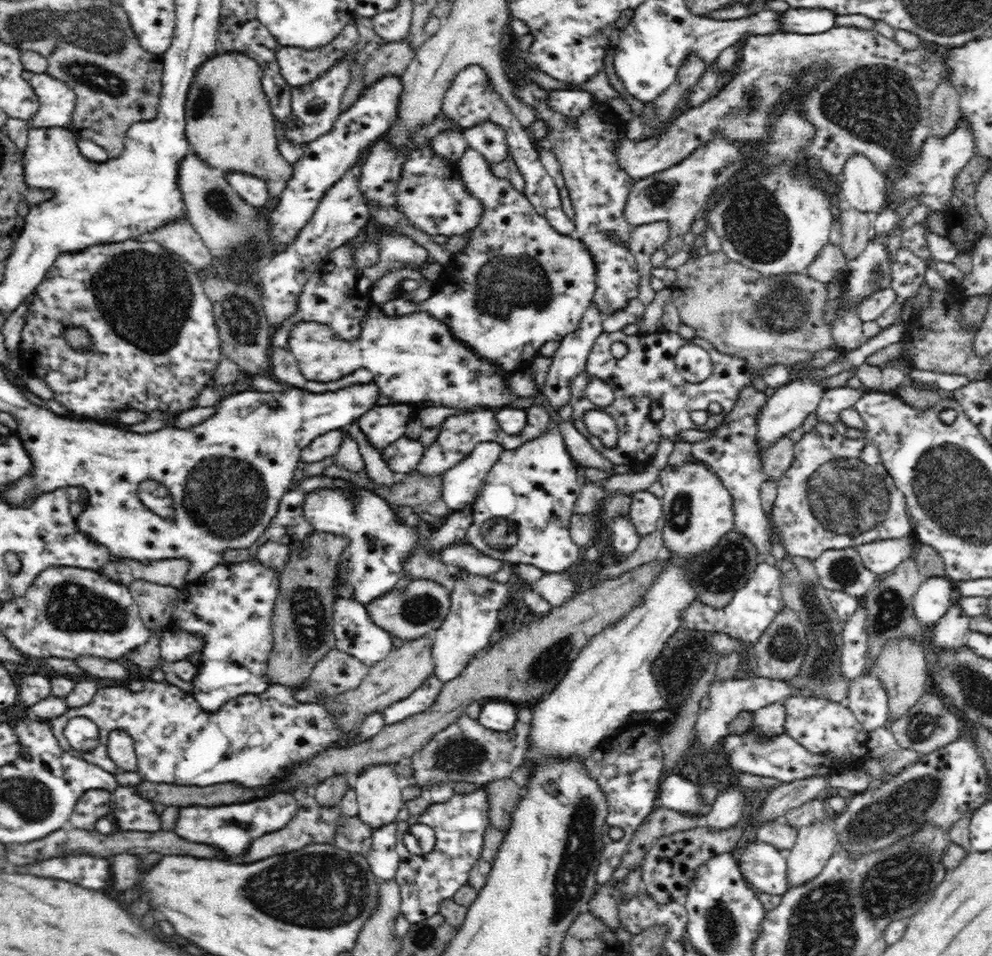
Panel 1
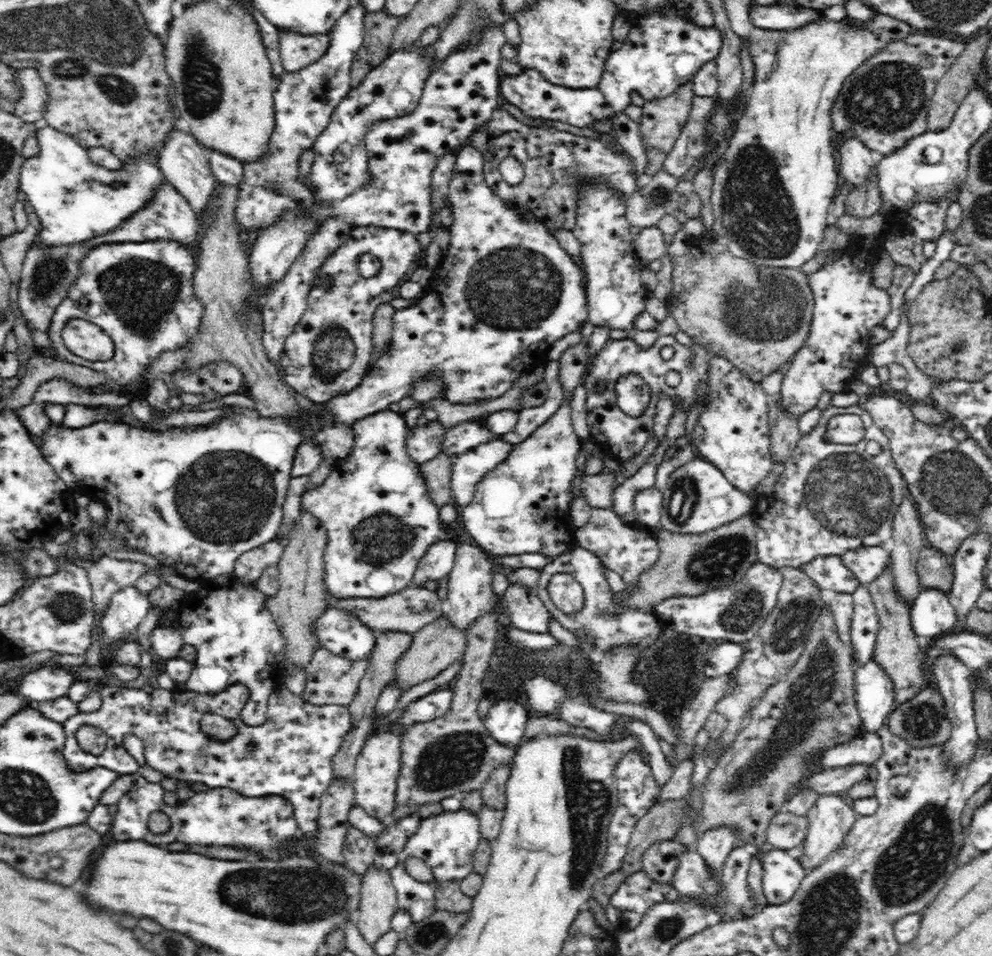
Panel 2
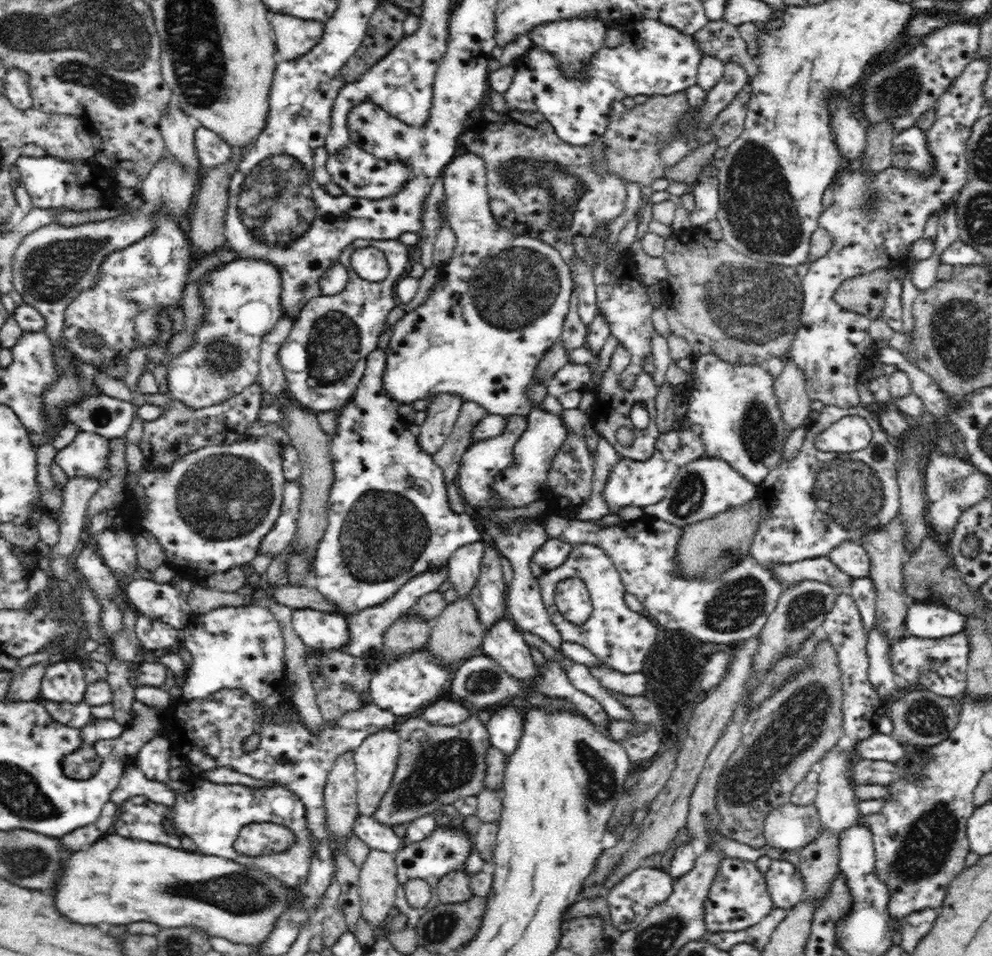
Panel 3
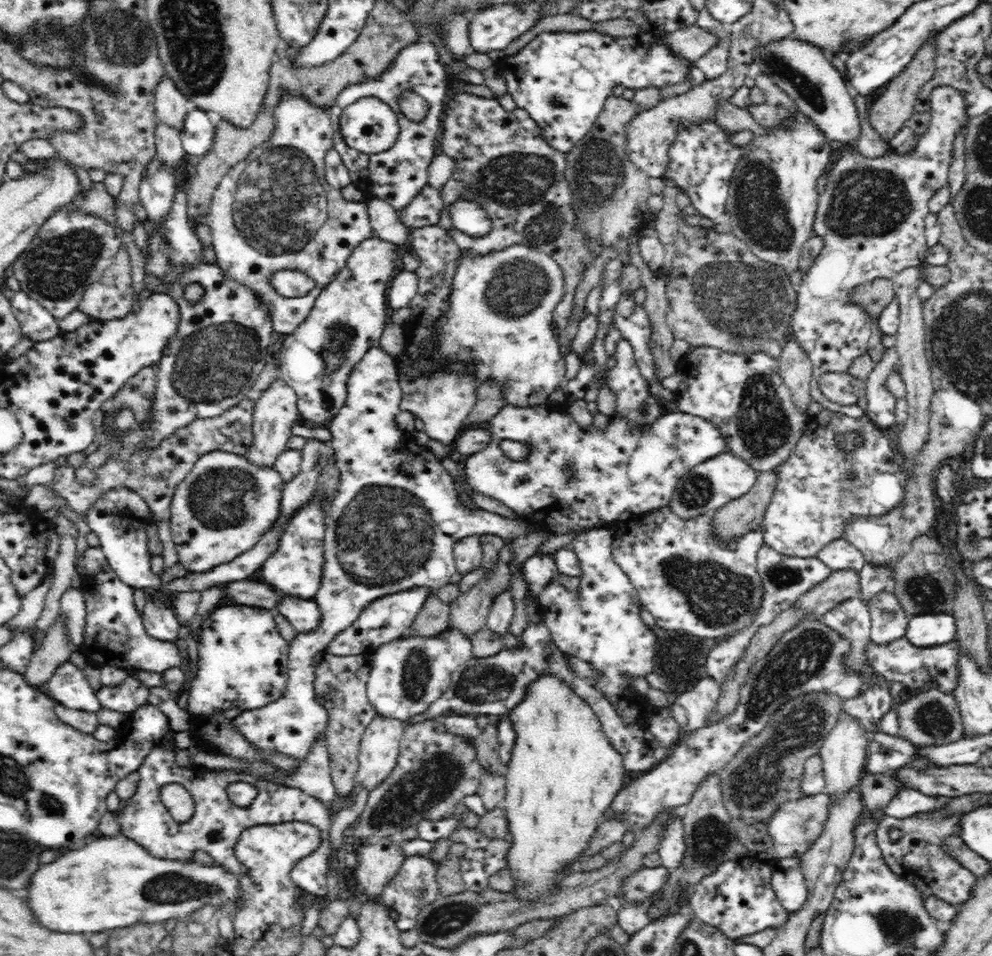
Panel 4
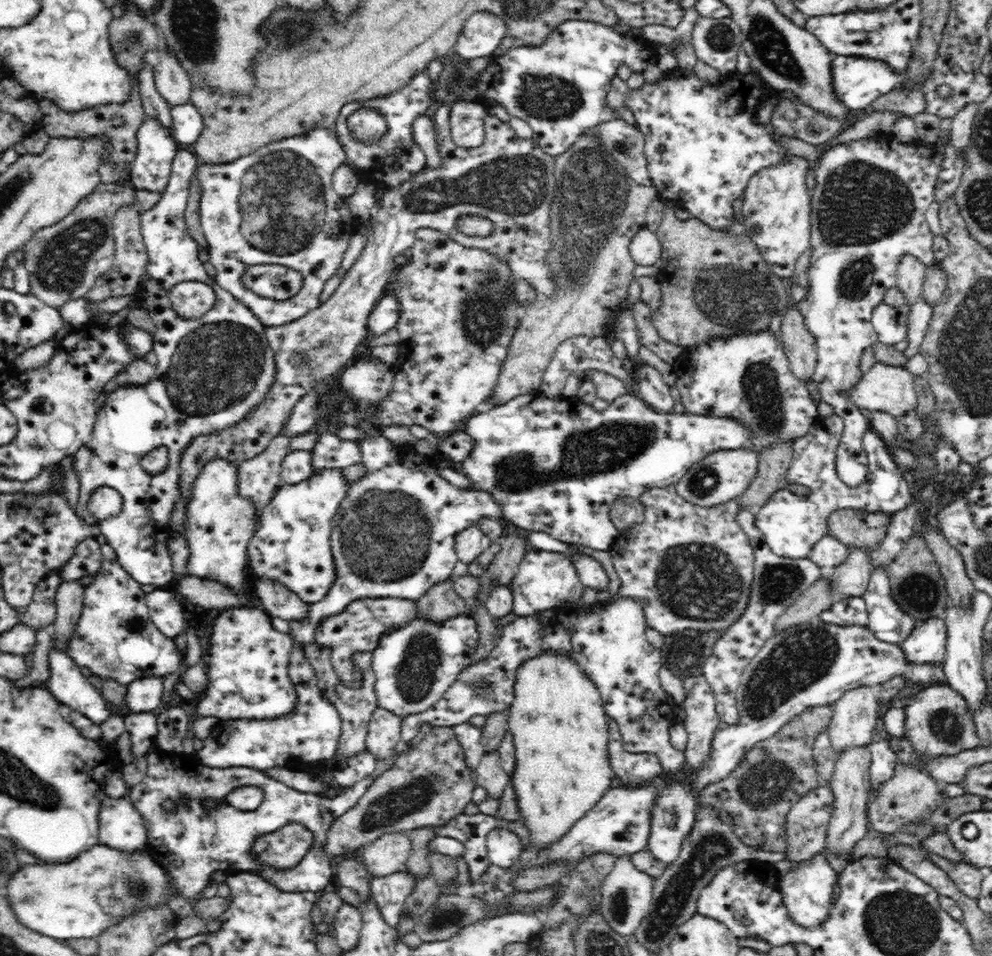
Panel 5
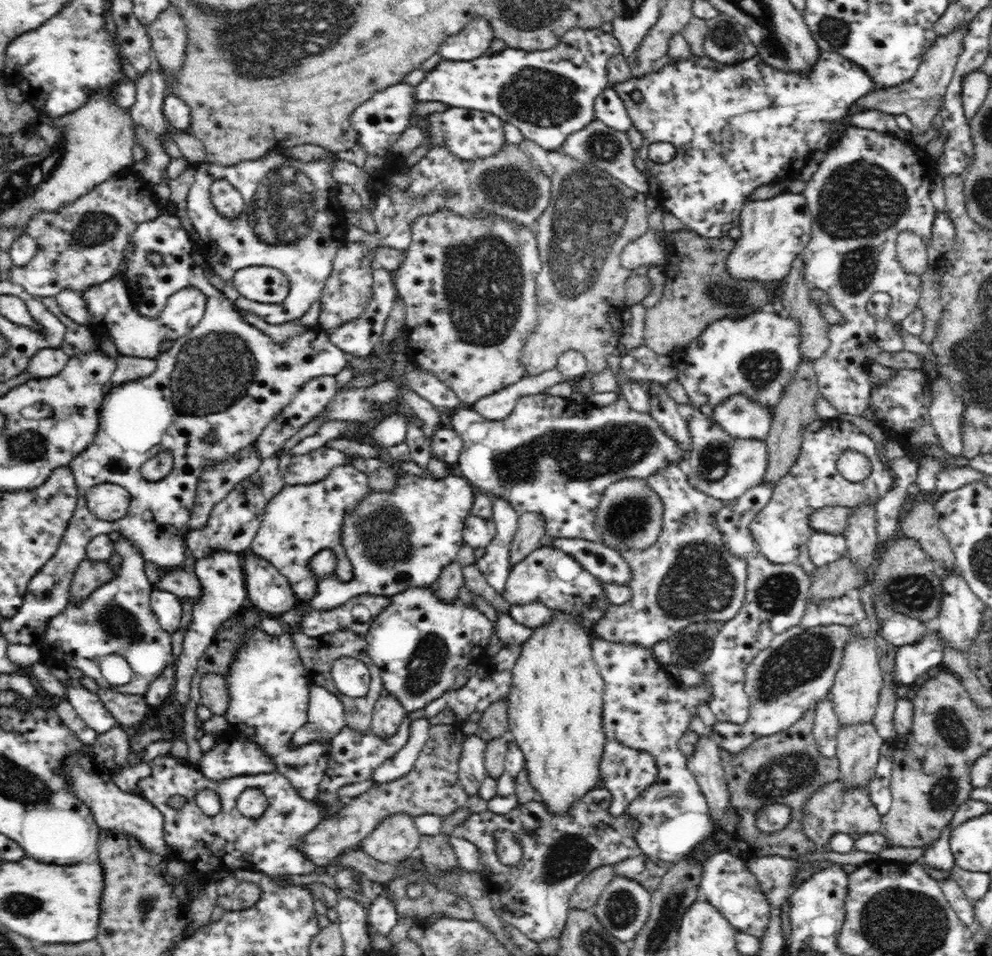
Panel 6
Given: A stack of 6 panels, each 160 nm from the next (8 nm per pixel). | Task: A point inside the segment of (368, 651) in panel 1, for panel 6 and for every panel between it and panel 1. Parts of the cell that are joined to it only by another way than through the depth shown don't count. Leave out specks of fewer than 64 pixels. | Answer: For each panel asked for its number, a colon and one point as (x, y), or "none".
2: (344, 634)
3: (328, 631)
4: (304, 615)
5: (278, 601)
6: (270, 591)

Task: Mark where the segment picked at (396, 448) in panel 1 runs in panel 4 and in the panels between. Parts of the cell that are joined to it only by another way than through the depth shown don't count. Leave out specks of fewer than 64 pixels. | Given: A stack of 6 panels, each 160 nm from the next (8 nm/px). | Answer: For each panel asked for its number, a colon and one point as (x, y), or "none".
2: (422, 444)
3: (444, 410)
4: (442, 400)

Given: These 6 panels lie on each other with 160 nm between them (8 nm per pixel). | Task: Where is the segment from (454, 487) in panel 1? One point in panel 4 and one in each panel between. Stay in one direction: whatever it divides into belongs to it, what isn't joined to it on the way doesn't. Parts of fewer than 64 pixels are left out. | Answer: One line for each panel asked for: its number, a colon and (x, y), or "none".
2: (467, 469)
3: (483, 460)
4: (616, 470)

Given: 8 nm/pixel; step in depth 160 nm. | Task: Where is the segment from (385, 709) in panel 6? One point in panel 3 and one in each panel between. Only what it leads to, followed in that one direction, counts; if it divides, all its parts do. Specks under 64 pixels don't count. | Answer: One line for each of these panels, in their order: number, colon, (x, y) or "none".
3: (376, 758)
4: (379, 748)
5: (383, 738)

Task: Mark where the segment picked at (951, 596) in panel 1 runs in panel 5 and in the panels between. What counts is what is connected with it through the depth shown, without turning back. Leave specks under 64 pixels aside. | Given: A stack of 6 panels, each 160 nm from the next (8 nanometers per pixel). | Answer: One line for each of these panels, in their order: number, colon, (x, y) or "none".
2: (932, 615)
3: (932, 619)
4: (930, 629)
5: (927, 642)

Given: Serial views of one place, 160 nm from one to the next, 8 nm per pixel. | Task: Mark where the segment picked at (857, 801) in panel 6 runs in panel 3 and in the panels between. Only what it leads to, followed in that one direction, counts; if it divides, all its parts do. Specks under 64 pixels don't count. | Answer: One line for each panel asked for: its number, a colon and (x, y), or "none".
3: (790, 827)
4: (794, 827)
5: (806, 828)

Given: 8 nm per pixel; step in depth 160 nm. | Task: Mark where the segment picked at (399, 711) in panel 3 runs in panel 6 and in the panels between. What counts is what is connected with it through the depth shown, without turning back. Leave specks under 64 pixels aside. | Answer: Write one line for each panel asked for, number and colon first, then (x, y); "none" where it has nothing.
4: (408, 674)
5: (414, 665)
6: (418, 643)

